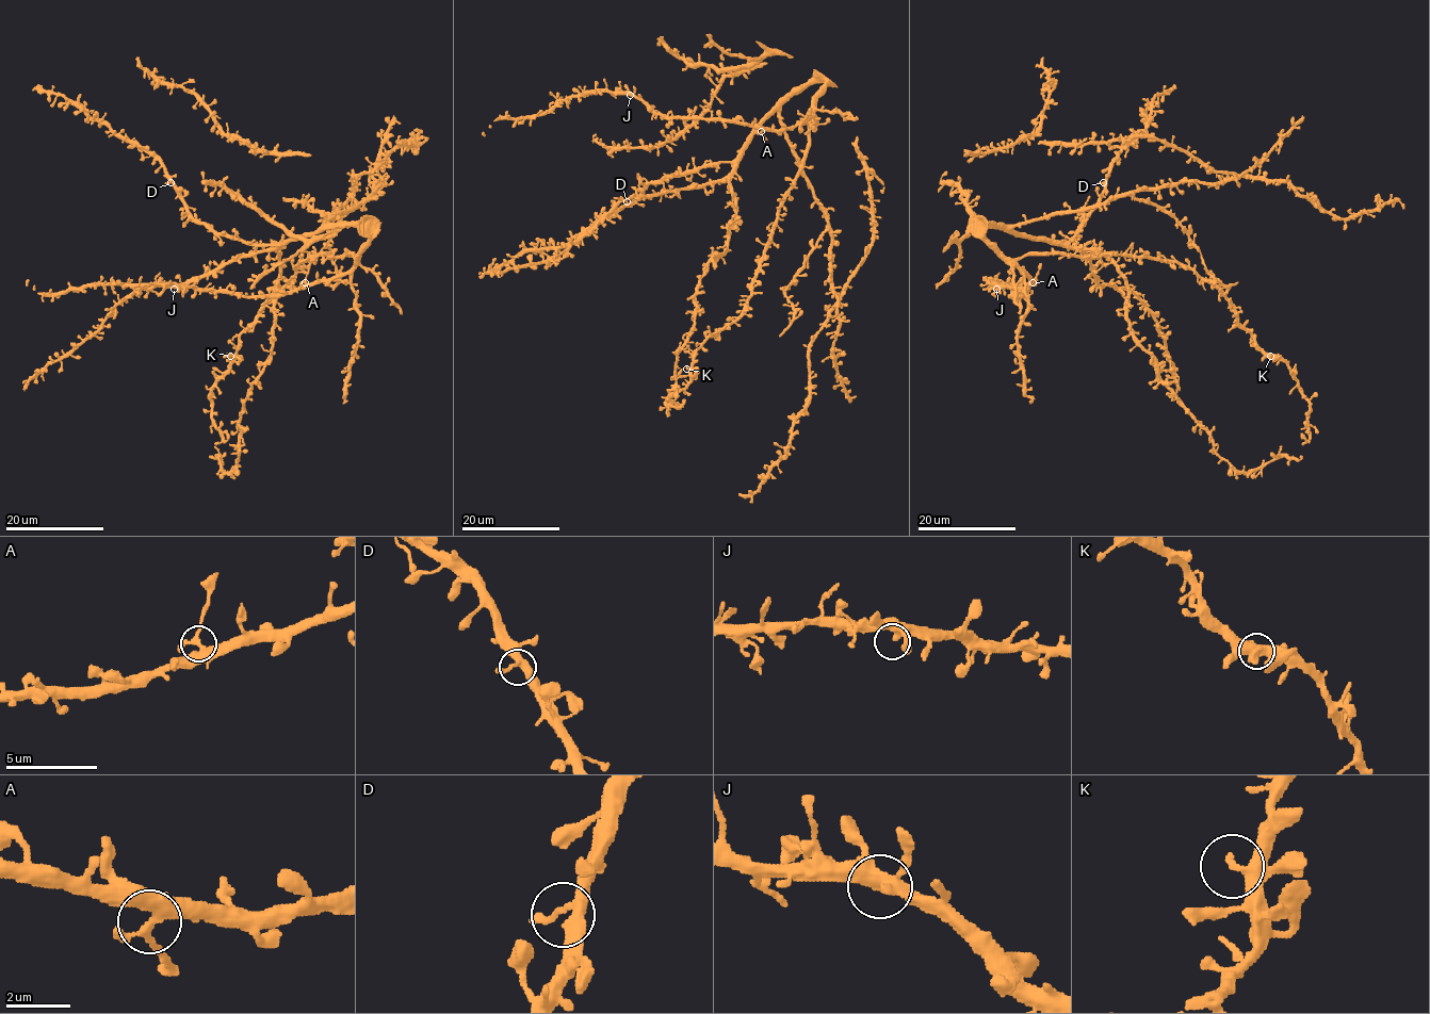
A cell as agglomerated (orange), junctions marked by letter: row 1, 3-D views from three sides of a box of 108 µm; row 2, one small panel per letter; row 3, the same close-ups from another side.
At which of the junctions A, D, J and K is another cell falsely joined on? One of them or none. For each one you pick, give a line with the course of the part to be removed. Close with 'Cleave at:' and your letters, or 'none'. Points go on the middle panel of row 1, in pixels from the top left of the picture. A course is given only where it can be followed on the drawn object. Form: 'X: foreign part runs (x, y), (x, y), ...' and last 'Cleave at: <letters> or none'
Cleave at: A

